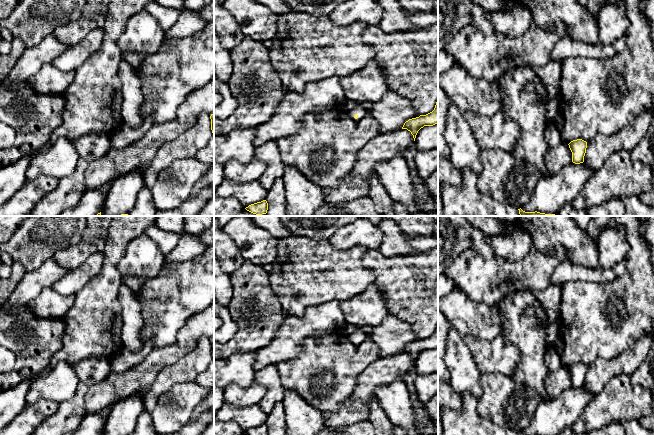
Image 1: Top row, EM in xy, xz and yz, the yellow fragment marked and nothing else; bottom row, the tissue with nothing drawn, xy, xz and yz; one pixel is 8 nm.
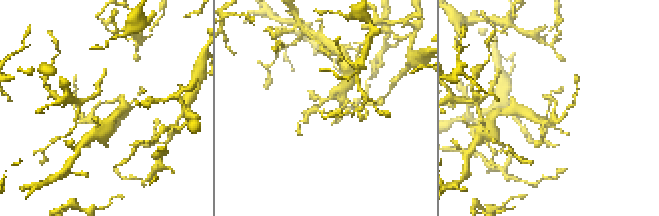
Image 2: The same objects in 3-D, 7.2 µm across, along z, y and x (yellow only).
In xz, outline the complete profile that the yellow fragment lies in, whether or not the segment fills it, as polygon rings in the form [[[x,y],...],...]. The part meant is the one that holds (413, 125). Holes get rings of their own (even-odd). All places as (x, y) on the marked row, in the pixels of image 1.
[[[438,100],[435,108],[432,112],[426,115],[420,115],[419,117],[409,119],[406,121],[402,129],[407,129],[413,135],[414,141],[418,131],[424,126],[433,126],[438,123]]]

